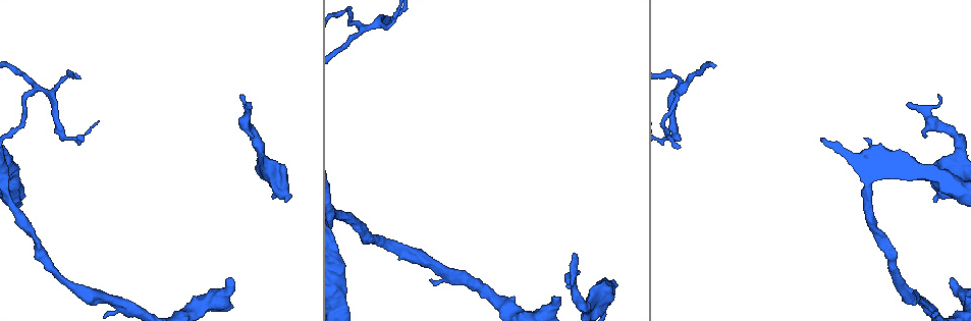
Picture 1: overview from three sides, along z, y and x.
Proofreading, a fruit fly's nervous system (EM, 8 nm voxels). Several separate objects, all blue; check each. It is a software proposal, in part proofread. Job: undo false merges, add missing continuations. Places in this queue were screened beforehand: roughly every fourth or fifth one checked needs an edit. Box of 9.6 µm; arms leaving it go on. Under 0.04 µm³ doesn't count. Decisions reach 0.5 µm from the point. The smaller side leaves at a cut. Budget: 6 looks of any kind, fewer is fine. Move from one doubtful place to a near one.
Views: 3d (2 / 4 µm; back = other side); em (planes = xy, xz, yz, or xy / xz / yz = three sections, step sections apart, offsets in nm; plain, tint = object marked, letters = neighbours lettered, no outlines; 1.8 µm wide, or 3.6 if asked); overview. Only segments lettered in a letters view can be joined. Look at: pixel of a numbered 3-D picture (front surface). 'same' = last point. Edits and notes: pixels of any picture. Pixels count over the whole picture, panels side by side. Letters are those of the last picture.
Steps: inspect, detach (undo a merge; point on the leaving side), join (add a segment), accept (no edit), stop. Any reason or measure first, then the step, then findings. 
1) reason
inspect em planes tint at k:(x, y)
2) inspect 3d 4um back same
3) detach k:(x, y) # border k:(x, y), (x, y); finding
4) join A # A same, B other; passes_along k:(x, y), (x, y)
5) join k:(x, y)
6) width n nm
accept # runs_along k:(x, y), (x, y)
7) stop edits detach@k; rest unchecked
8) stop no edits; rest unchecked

four arms meet
inspect em xz step 8 tint at 1:(35, 91)

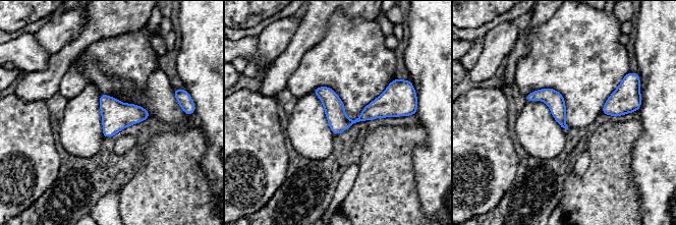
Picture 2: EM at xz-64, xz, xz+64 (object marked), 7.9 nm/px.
another direction
inspect em planes letters same

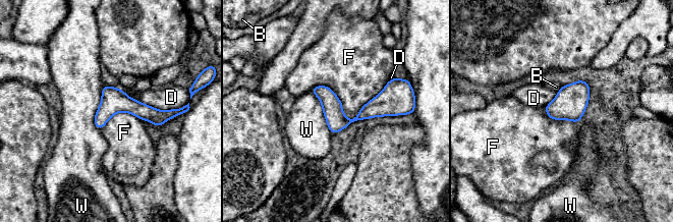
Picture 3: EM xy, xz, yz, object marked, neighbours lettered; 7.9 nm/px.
longest_contact F 650 nm
accept # B other, D other, F other, W other; border 3:(388, 80), (310, 90); continuous, no second cell

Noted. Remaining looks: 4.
end of a long branch
inspect 3d 4um at 1:(233, 279)

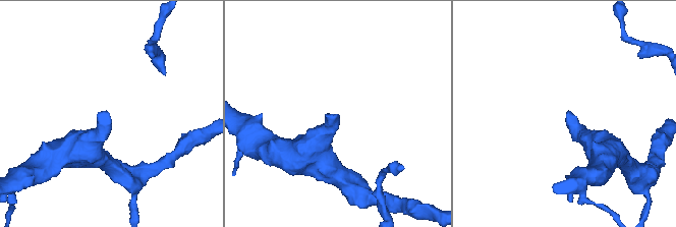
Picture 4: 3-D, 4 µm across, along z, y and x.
now the EM
inspect em planes letters at 4:(337, 114)

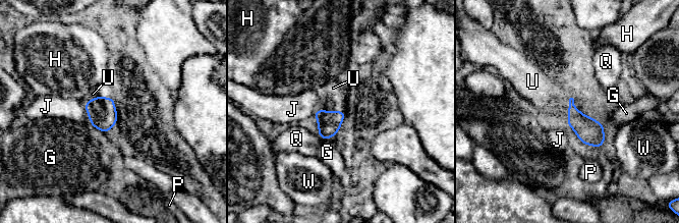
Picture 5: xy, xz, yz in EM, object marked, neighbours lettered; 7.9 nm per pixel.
join U # G other, H other, J other, P other, Q other, U same, W other; passes_along 5:(101, 111), (93, 99), (93, 94); the cell continues

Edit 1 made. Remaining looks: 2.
free end
inspect em 3.6um planes tint at 1:(615, 281)

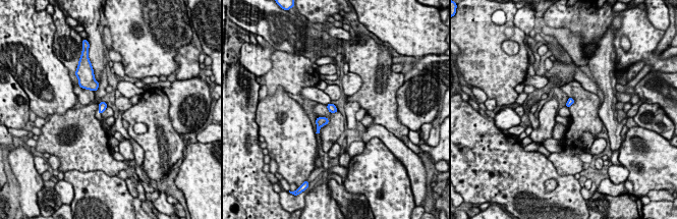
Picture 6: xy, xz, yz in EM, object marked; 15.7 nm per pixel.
inspect em 3.6um planes letters same

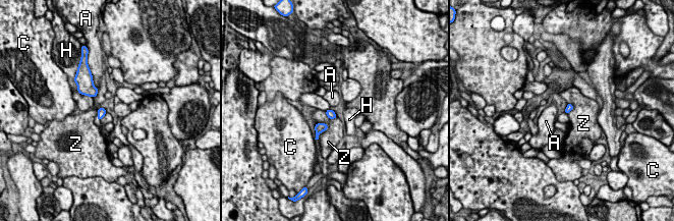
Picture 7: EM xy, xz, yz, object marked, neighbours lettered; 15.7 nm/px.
accept # A other, C other, H other, Z other; none of them fits

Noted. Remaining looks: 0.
stop edits join@5; rest unchecked

